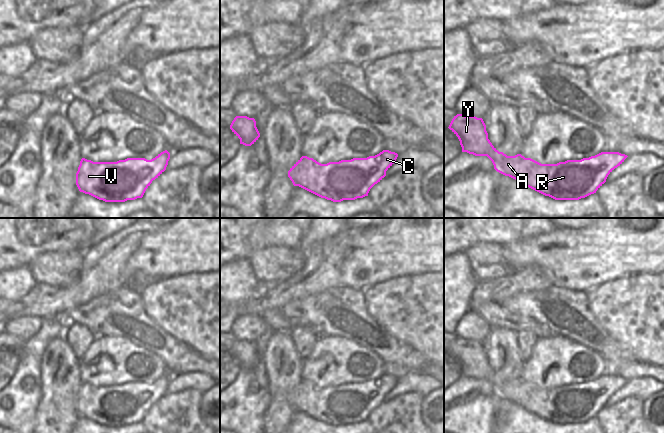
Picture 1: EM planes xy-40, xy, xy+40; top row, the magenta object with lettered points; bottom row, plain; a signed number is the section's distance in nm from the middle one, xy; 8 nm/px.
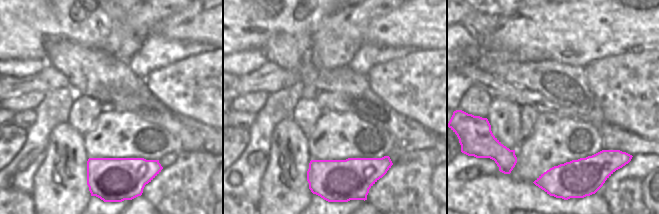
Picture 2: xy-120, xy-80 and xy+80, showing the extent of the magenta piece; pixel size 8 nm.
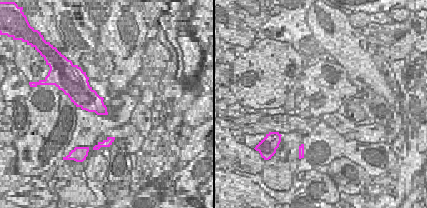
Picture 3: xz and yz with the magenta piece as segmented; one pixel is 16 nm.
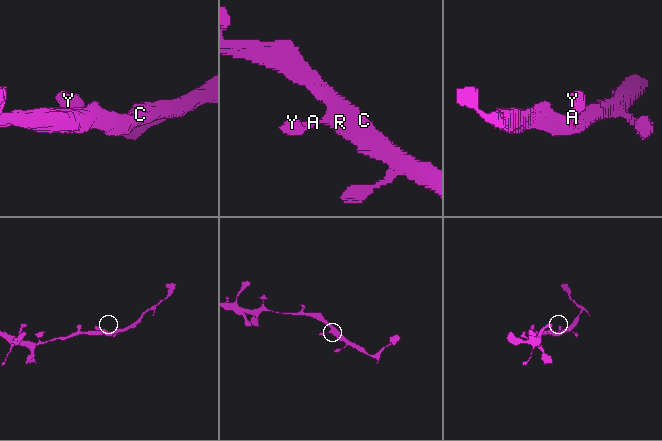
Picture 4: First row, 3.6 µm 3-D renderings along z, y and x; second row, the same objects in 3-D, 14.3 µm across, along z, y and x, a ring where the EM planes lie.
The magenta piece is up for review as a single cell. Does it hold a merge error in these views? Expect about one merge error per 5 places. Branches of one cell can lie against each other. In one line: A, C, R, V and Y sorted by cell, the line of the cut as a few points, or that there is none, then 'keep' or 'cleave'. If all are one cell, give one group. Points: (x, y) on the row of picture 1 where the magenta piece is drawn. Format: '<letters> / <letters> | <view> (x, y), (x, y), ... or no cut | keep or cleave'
A C R V Y | no cut | keep

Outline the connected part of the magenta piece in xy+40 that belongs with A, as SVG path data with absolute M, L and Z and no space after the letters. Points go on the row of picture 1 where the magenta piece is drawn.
M457 114L448 127L459 139L462 152L475 156L487 156L493 163L494 169L509 176L525 186L555 200L579 200L596 191L606 182L608 175L628 157L619 152L601 152L581 160L567 160L557 164L541 164L521 154L507 156L499 152L488 139L486 125L482 118Z

